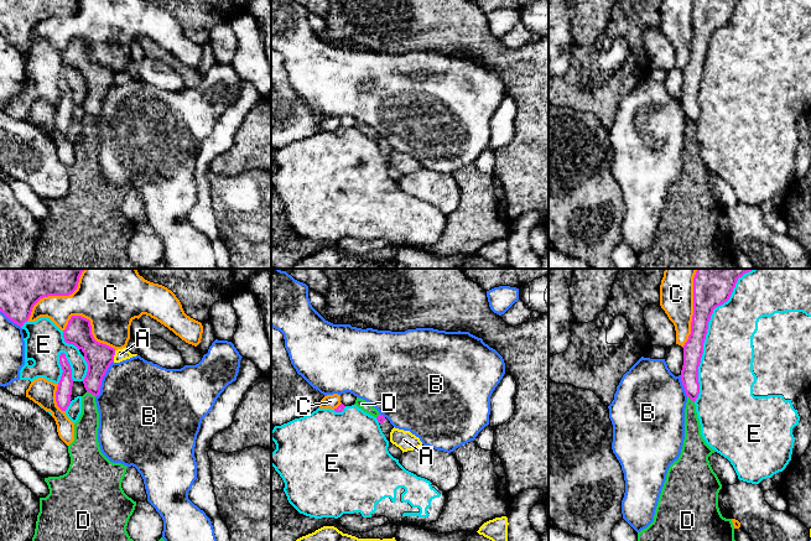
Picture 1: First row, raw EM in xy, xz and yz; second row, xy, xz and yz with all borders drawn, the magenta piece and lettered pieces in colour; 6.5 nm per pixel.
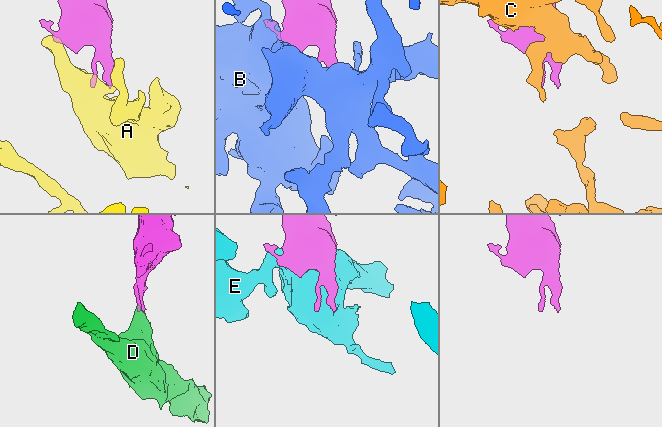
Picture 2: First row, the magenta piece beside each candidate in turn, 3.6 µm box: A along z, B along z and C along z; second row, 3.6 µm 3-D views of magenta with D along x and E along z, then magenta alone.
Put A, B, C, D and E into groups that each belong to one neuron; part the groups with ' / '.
A / B / C / D / E

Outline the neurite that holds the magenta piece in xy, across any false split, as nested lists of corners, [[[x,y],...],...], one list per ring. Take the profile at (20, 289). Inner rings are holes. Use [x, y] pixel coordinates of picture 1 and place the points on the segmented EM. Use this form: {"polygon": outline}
{"polygon": [[[0,269],[0,312],[22,327],[41,298],[72,295],[83,271],[84,269]]]}

